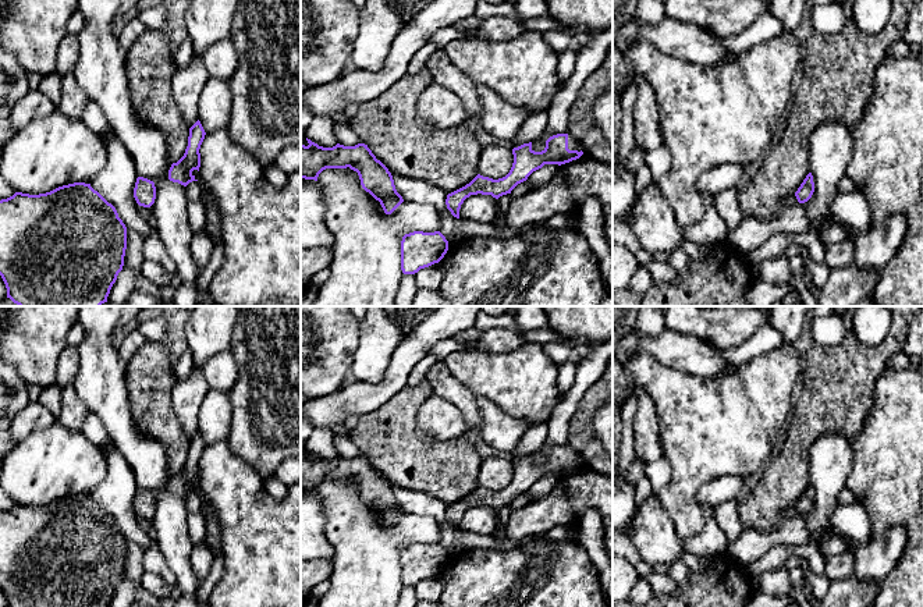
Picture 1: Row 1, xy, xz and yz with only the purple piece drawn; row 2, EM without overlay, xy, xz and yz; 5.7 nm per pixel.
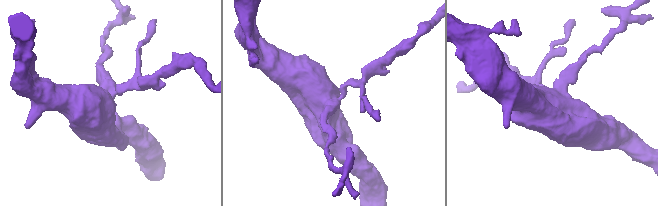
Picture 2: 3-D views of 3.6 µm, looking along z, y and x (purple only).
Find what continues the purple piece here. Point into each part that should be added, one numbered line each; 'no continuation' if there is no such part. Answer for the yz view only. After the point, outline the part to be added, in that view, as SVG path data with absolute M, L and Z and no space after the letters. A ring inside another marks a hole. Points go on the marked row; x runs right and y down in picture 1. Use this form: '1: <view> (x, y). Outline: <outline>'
no continuation

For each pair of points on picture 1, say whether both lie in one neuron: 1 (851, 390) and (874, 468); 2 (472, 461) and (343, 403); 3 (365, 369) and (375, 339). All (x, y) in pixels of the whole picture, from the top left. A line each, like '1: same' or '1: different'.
1: different
2: different
3: same

